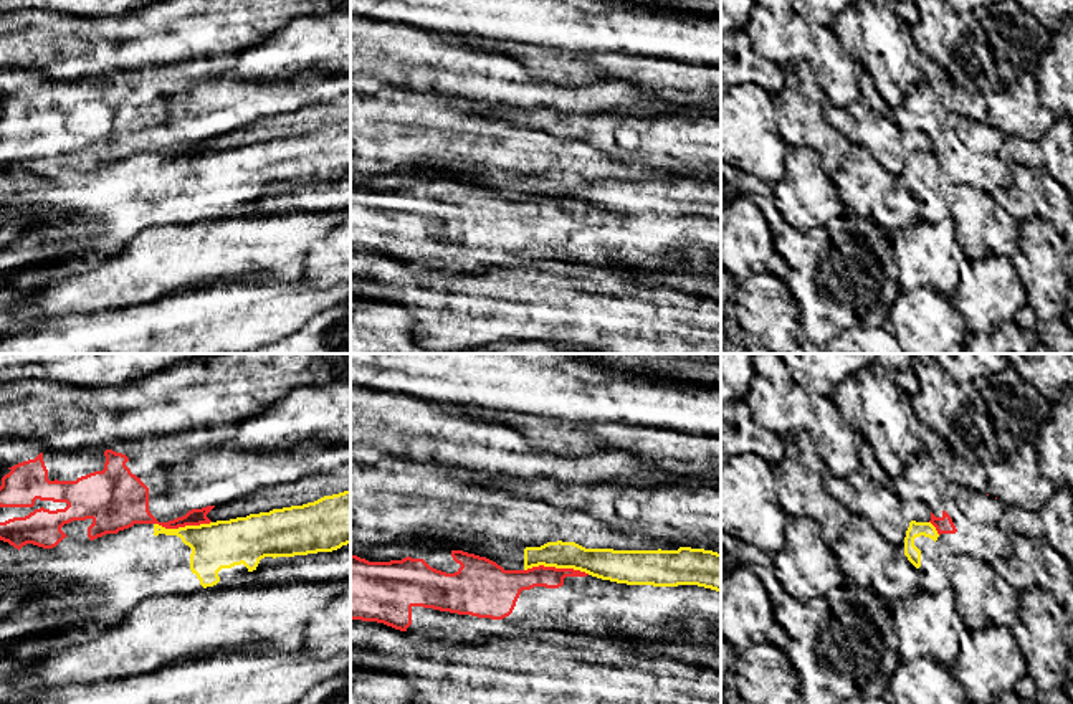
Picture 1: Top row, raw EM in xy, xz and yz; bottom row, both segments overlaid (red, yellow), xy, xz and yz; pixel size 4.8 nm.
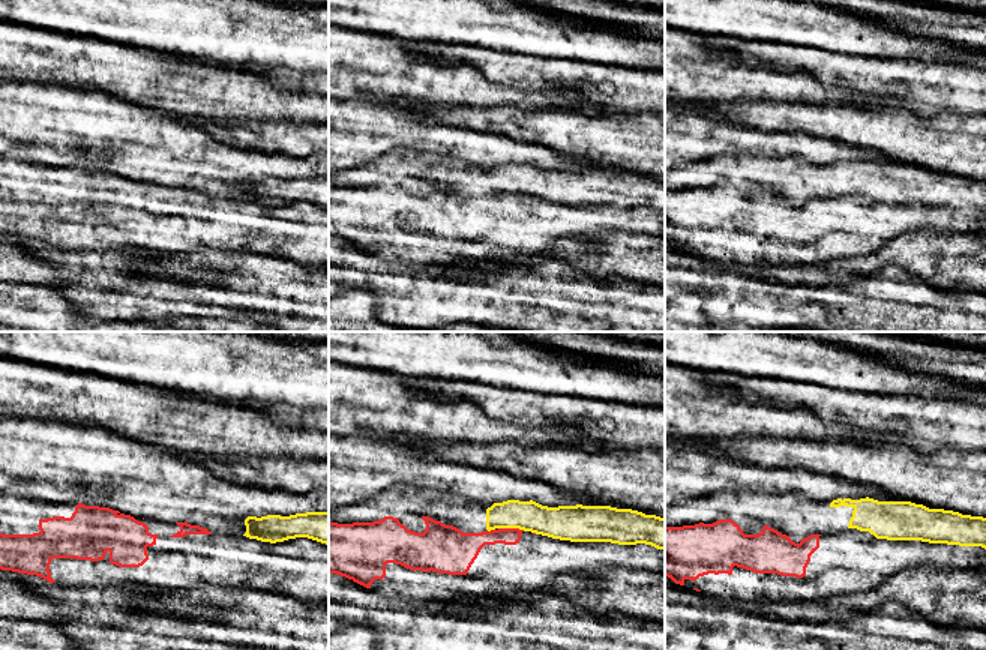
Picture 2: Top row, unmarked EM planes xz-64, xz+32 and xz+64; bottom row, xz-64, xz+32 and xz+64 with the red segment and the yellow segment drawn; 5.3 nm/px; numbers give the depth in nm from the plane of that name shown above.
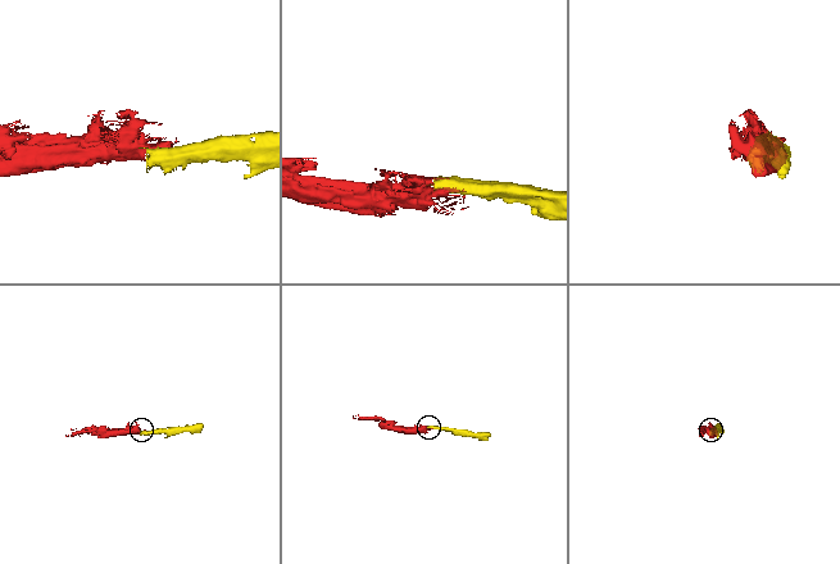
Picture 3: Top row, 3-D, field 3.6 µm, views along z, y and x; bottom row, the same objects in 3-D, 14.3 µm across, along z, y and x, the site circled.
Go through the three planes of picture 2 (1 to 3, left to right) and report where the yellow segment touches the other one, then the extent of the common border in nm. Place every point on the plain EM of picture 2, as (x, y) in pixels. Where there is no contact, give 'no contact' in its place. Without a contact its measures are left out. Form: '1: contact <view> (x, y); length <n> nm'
1: no contact
2: contact xz+32 (512, 192); length 140 nm
3: no contact

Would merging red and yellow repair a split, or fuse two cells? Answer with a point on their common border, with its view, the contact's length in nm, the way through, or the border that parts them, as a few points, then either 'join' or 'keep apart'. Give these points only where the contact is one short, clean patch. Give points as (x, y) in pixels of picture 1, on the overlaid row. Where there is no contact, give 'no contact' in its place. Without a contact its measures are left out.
meets red in xz at (557, 569); contact 320 nm long; border along xz (524, 569), (538, 566), (572, 567), (589, 574); keep apart

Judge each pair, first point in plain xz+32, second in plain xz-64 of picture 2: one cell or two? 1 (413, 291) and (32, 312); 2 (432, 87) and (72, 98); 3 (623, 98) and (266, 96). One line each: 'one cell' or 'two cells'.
1: two cells
2: two cells
3: two cells

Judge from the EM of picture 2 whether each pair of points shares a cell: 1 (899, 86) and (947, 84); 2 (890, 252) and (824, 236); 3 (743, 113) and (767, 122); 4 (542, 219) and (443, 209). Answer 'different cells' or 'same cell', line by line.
1: same cell
2: different cells
3: same cell
4: same cell

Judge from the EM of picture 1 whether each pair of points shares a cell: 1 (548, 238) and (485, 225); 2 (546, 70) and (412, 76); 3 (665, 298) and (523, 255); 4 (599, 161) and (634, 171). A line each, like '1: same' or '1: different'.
1: same
2: different
3: different
4: same

